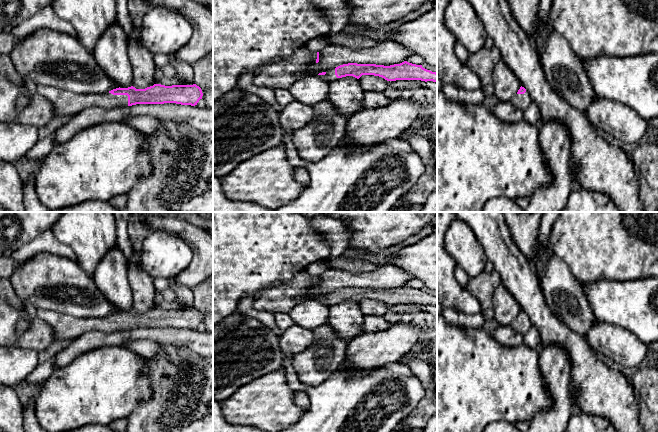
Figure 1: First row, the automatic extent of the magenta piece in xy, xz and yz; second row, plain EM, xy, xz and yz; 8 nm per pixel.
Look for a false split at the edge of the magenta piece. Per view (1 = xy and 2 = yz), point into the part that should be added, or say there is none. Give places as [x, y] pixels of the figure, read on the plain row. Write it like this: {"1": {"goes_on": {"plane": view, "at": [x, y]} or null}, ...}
{"1": {"goes_on": null}, "2": {"goes_on": null}}

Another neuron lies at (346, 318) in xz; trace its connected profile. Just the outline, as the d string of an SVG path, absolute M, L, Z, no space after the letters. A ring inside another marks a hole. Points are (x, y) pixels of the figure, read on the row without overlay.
M346 300L329 306L327 323L339 337L350 341L363 332L363 317L359 303Z

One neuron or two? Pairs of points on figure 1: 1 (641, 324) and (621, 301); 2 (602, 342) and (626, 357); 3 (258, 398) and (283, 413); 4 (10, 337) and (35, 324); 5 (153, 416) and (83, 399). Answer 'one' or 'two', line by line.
1: one
2: one
3: one
4: one
5: two

